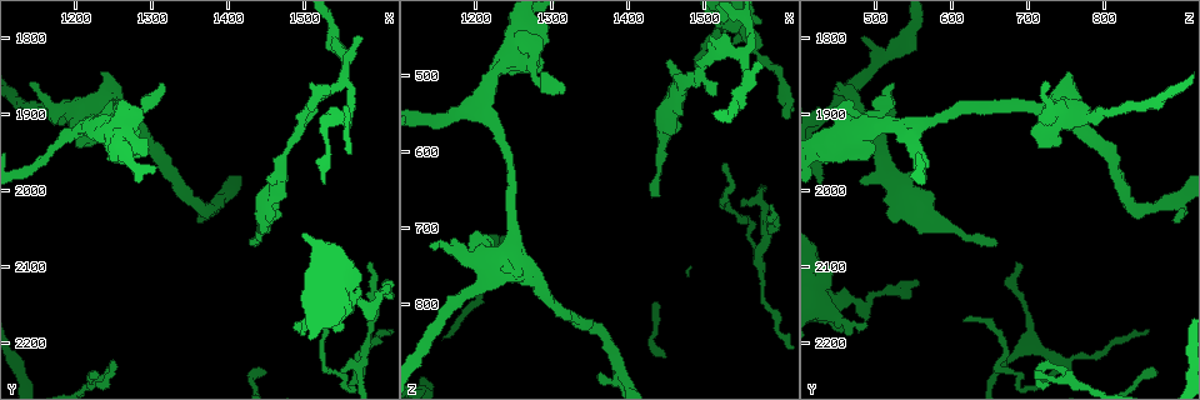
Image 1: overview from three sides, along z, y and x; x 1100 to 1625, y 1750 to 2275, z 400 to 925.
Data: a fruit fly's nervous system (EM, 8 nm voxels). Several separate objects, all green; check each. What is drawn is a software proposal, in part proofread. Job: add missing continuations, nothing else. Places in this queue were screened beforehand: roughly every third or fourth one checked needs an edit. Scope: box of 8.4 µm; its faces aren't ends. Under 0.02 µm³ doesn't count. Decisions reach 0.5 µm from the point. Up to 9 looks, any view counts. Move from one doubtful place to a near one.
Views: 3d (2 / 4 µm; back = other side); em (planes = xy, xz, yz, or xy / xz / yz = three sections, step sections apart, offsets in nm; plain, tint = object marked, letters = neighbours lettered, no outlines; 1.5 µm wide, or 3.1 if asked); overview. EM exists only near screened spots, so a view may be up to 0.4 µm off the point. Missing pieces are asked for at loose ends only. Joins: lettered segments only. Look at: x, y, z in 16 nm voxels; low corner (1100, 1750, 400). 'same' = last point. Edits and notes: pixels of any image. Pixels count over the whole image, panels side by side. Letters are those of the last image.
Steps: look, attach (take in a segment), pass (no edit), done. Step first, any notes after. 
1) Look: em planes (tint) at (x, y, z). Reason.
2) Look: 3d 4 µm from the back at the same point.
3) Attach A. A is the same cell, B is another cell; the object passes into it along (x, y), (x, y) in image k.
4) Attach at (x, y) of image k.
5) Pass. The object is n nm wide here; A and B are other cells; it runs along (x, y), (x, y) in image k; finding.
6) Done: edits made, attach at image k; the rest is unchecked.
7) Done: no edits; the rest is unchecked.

Look: em xz step 4 (letters) at (1140, 1860, 720). Branch stops here.

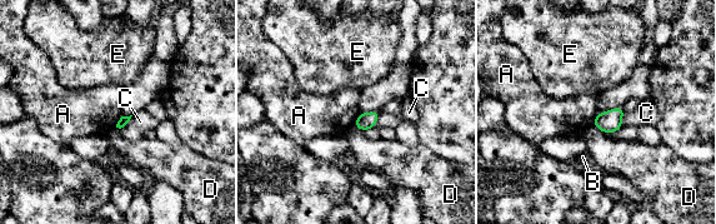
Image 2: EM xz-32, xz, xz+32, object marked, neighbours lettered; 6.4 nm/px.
Pass. A, B, C, D and E are other cells; a border runs along (361, 113), (353, 124) in image 2; none of them fits.

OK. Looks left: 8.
Look: 3d 2 µm at (1310, 1860, 520). An open end.

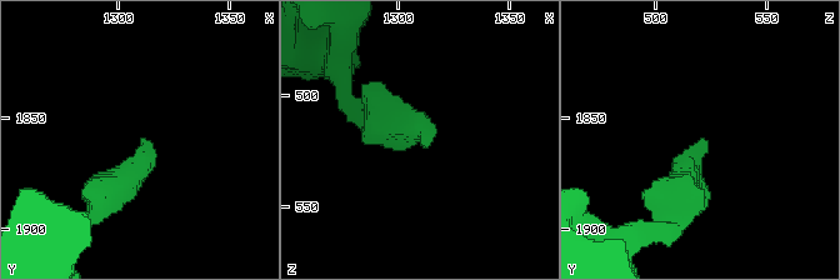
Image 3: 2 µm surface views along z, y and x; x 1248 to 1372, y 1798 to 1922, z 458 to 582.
Look: em planes (letters) at (1311, 1859, 522).

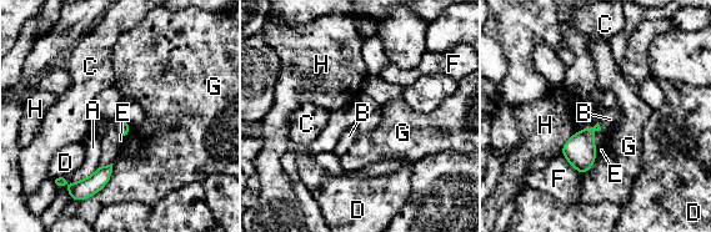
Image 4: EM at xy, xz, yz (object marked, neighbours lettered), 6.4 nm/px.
Pass. A, B, C, D, E, F, G and H are other cells; a border runs along (597, 122), (601, 130) in image 4; no lettered segment goes on from it.

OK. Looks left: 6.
Look: em planes (tint) at (1525, 2170, 615). Tapers out.

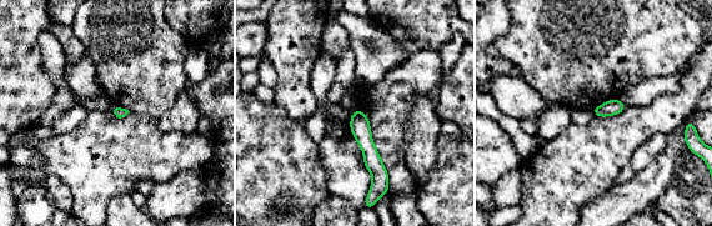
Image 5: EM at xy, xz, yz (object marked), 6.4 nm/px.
Look: em planes (letters) at the same point. What lies round it.

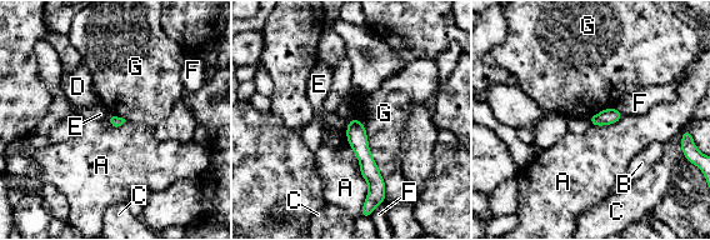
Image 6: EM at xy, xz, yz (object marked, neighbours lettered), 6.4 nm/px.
Pass. A, B, C, D, E, F and G are other cells; a border runs along (350, 119), (345, 128) in image 6; none of them fits.

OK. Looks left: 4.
Look: em planes (letters) at (1585, 2100, 690). Free end.

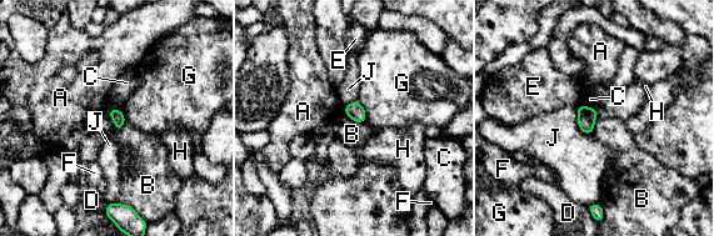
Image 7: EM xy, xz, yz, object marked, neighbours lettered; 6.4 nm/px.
Pass. The object is 80 nm wide here; A, B, C, D, E, F, G, H and J are other cells; a border runs along (108, 111), (114, 127), (119, 131) in image 7; none of them fits.

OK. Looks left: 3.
Done: no edits; the rest is unchecked.

